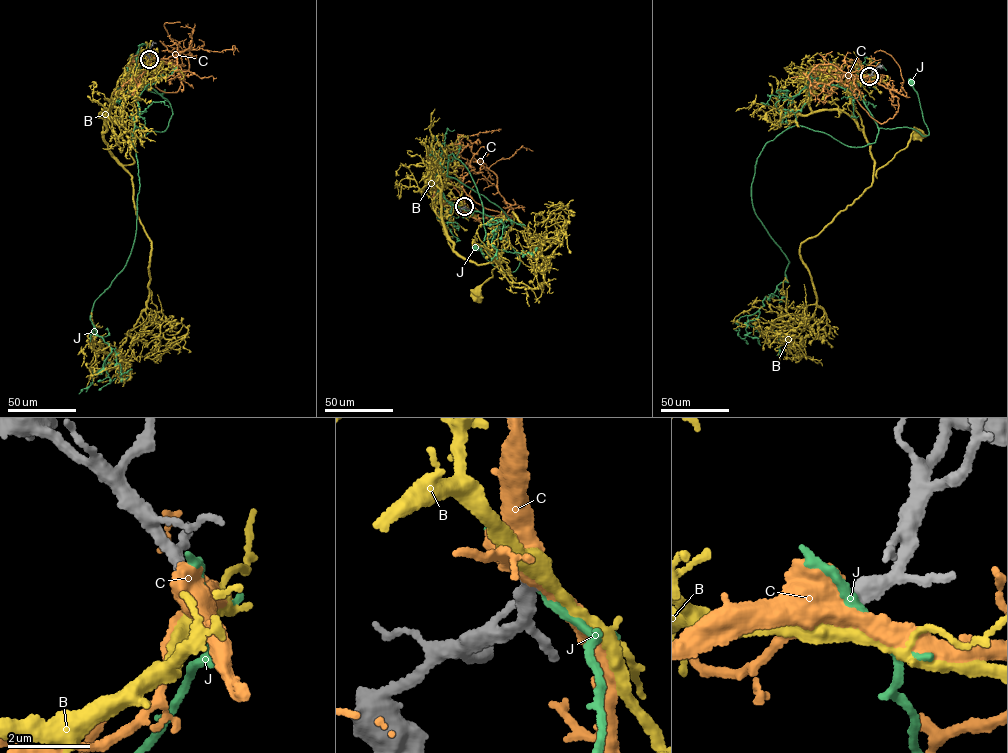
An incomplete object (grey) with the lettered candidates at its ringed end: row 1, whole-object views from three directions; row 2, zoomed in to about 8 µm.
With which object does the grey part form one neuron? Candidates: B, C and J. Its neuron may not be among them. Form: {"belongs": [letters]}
{"belongs": ["B"]}

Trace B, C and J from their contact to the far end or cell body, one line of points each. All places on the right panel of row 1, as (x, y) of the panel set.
B: (869, 76), (861, 73), (848, 92), (862, 125), (876, 177), (878, 169), (918, 134)
C: (870, 76), (900, 92), (890, 91), (899, 98), (891, 118), (869, 115), (844, 75), (817, 95), (826, 101)
J: (870, 75), (874, 83), (858, 74), (850, 89), (878, 127), (907, 127), (926, 136), (911, 82)

